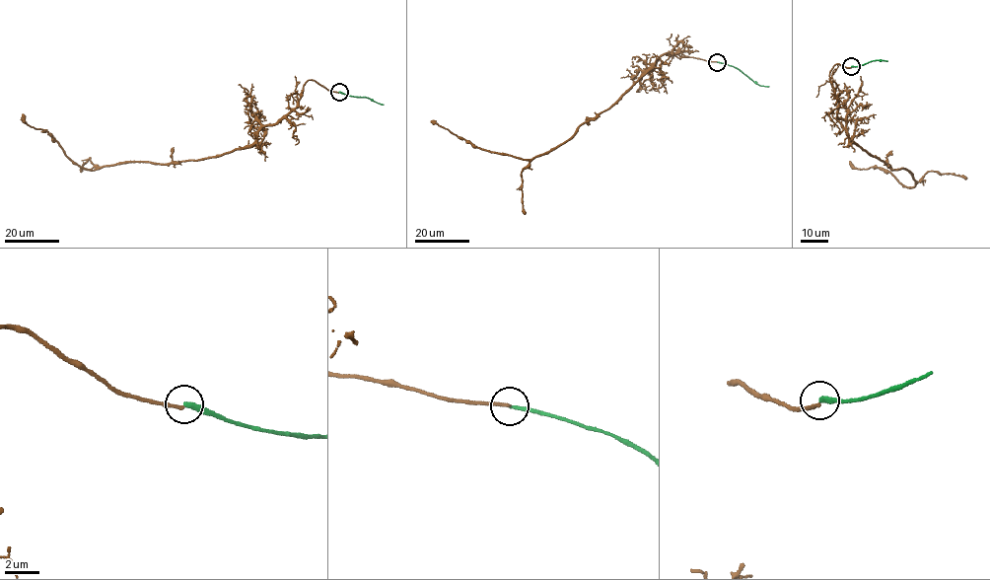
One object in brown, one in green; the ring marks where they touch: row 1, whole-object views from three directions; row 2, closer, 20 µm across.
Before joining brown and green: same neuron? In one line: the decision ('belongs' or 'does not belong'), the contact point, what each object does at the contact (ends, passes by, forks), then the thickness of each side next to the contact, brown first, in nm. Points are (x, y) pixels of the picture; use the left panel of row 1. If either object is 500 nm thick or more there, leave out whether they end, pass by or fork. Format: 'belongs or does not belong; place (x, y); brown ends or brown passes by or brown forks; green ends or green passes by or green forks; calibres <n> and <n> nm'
does not belong; place (339, 92); brown ends; green ends; calibres 180 and 240 nm

